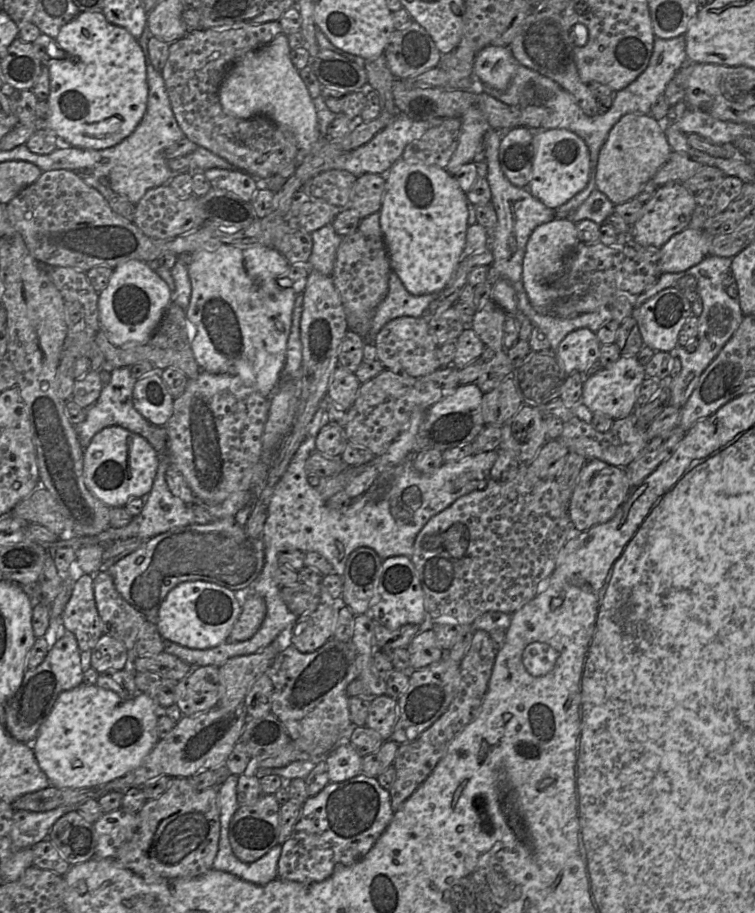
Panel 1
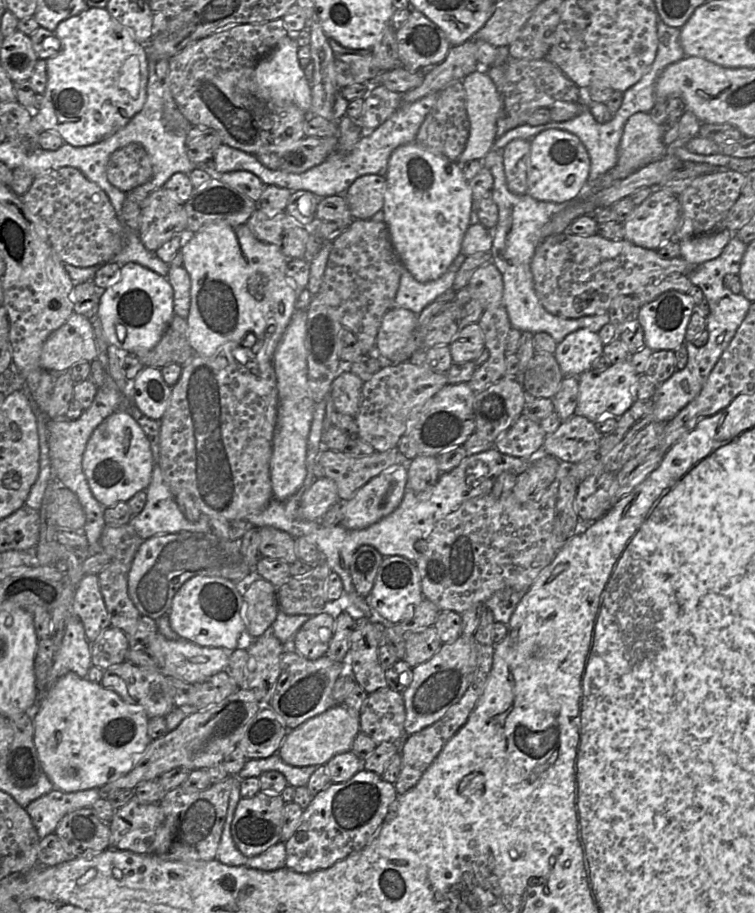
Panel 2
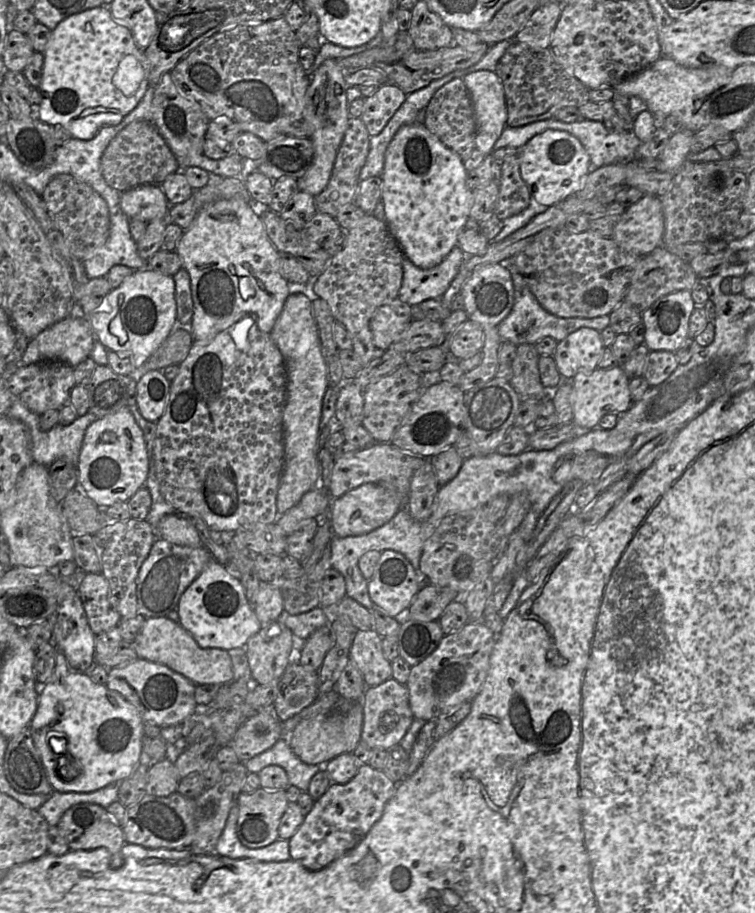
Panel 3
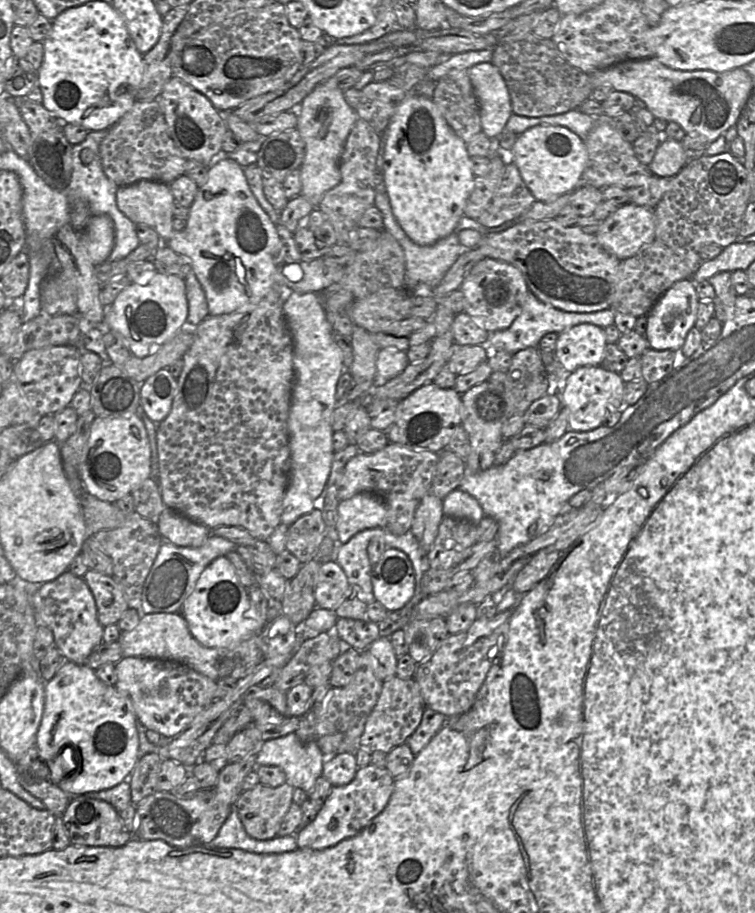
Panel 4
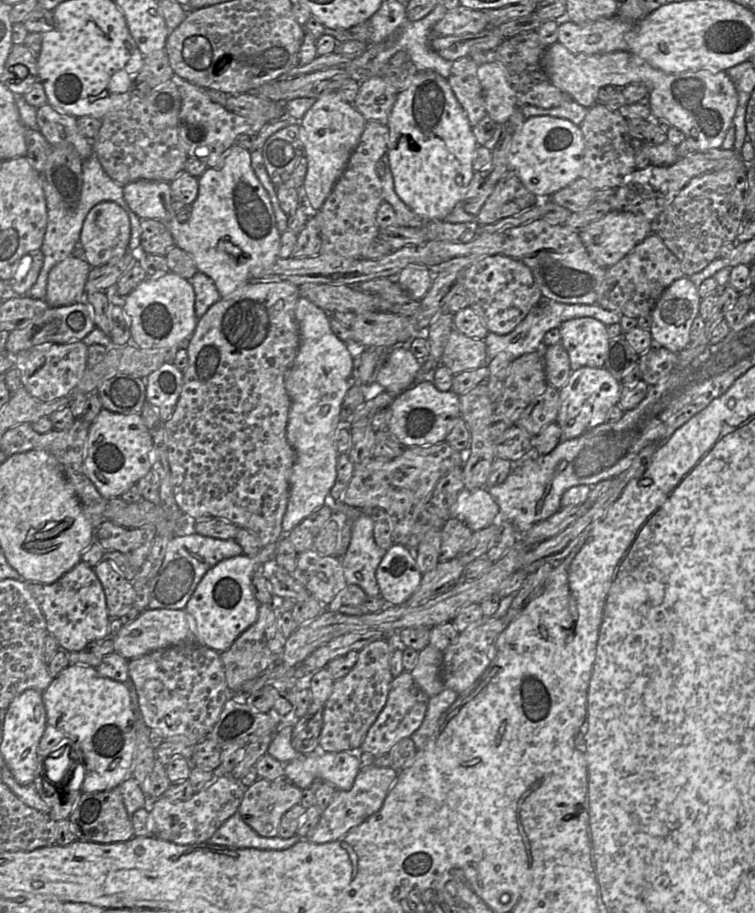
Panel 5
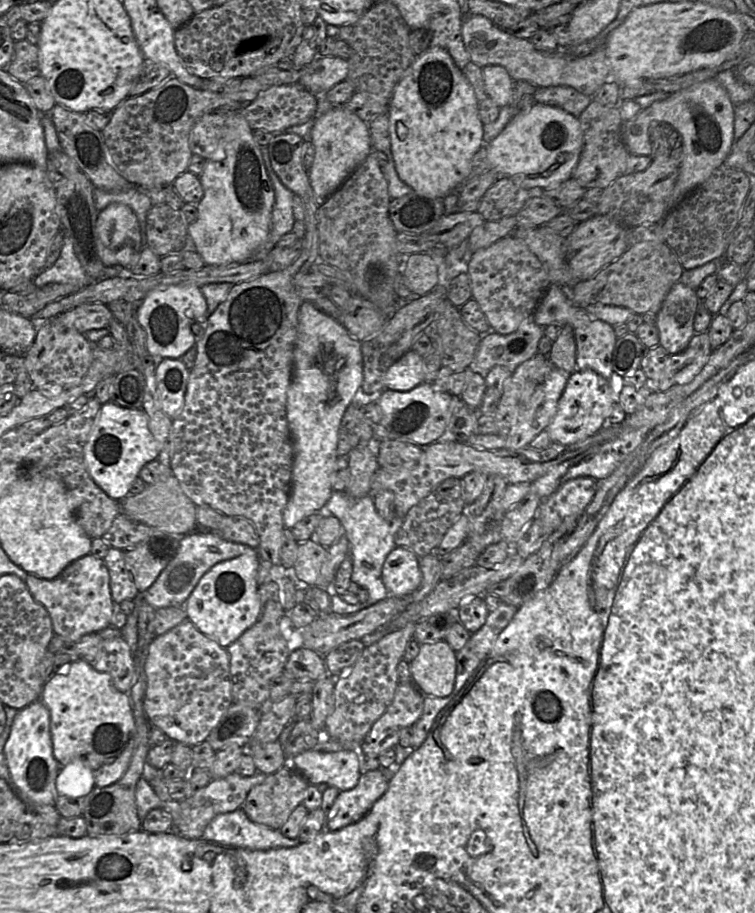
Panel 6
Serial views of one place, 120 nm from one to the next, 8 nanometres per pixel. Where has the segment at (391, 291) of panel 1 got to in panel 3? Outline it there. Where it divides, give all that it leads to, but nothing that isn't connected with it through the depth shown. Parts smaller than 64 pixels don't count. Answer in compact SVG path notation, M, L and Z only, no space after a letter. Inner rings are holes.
M458 245L451 250L440 264L431 269L421 269L403 255L403 281L397 298L410 306L429 299L440 299L458 274L464 259L465 254Z

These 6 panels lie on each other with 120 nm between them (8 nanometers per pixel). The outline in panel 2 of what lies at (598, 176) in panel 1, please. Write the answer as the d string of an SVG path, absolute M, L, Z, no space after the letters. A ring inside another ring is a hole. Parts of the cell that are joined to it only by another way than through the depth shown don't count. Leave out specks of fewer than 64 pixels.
M637 112L626 122L618 148L618 160L612 168L612 181L625 179L638 169L660 160L667 155L668 147L663 143L660 125L652 121L648 113Z

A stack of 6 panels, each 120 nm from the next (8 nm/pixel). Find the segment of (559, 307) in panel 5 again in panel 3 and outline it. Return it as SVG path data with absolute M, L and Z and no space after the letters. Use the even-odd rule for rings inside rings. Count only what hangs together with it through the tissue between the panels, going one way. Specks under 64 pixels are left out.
M511 265L508 268L514 285L514 304L507 317L498 325L498 331L503 341L512 342L517 346L525 343L535 345L540 339L549 336L559 342L582 327L594 328L601 332L609 326L609 315L595 318L562 318L547 312L531 292L524 277Z

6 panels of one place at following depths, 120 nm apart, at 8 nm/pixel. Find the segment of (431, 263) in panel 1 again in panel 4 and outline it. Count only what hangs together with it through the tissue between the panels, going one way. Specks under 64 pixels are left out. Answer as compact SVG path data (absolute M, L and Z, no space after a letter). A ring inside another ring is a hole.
M407 93L387 128L384 185L393 215L419 246L430 246L454 232L473 190L471 157L432 99Z

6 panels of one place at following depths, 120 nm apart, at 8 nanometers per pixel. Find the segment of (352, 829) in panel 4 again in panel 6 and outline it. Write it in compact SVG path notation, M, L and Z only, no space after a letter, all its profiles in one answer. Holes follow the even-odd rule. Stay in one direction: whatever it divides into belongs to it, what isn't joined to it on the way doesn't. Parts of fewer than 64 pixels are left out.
M377 769L361 774L354 788L340 792L327 814L326 831L338 831L362 819L388 790L390 773Z

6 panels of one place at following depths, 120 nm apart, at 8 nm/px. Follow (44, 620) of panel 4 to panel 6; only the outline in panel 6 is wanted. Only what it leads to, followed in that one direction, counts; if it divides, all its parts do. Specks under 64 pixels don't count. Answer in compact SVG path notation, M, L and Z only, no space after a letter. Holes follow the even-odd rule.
M90 553L69 564L54 579L29 574L25 583L33 598L48 611L54 635L68 641L77 641L86 634L107 628L118 608L111 596L110 576L104 560Z

